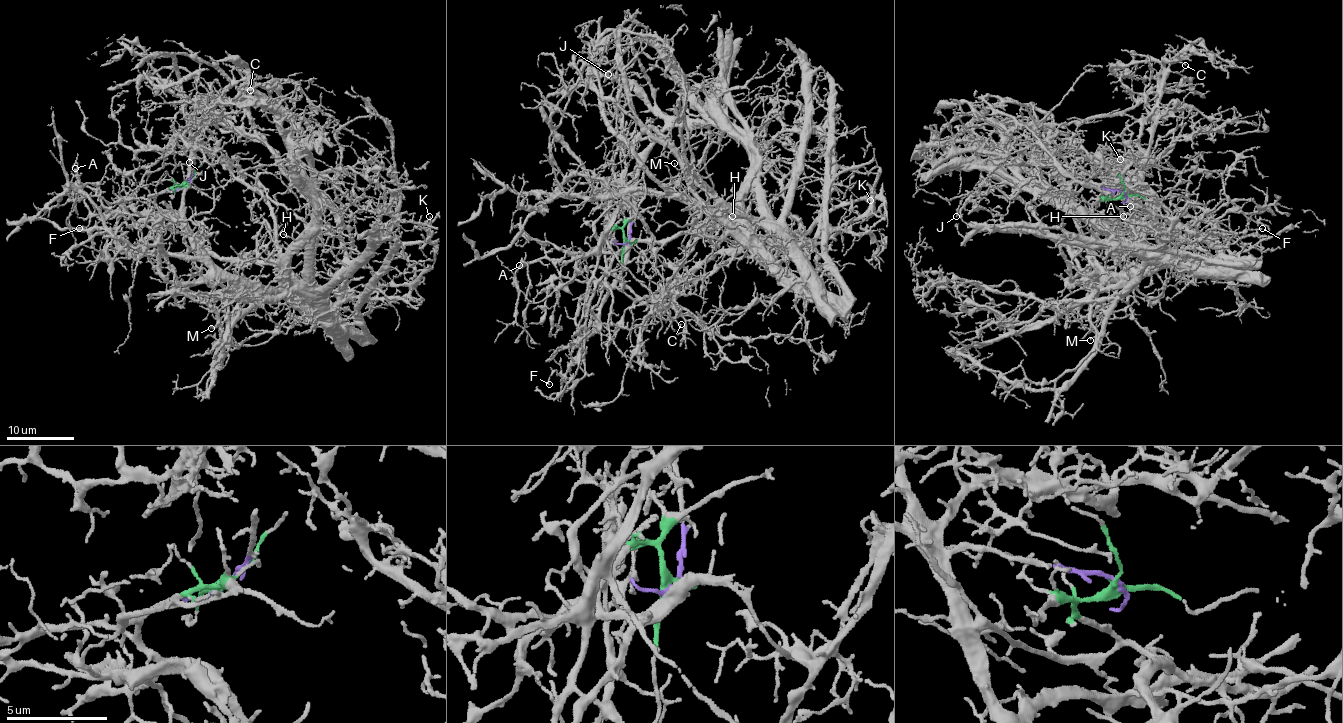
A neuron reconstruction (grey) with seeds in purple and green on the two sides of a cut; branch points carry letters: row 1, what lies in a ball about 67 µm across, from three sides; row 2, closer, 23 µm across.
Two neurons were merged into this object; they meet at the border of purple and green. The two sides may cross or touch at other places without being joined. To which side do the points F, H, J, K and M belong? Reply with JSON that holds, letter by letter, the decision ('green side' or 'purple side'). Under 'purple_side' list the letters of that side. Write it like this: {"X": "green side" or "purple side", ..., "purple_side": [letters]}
{"F": "green side", "H": "green side", "J": "purple side", "K": "green side", "M": "purple side", "purple_side": ["J", "M"]}

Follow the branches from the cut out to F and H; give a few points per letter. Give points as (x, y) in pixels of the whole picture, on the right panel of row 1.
F: (1124, 194), (1110, 202), (1142, 223), (1171, 230), (1229, 202), (1251, 199), (1257, 210), (1247, 225), (1261, 227)
H: (1124, 194), (1110, 202), (1139, 219), (1134, 227), (1143, 249), (1140, 243), (1137, 253), (1104, 223), (1123, 215)

